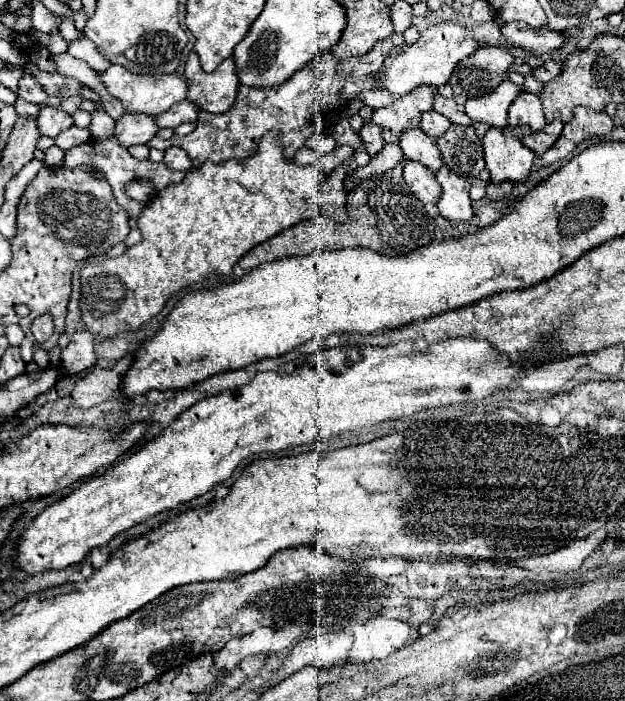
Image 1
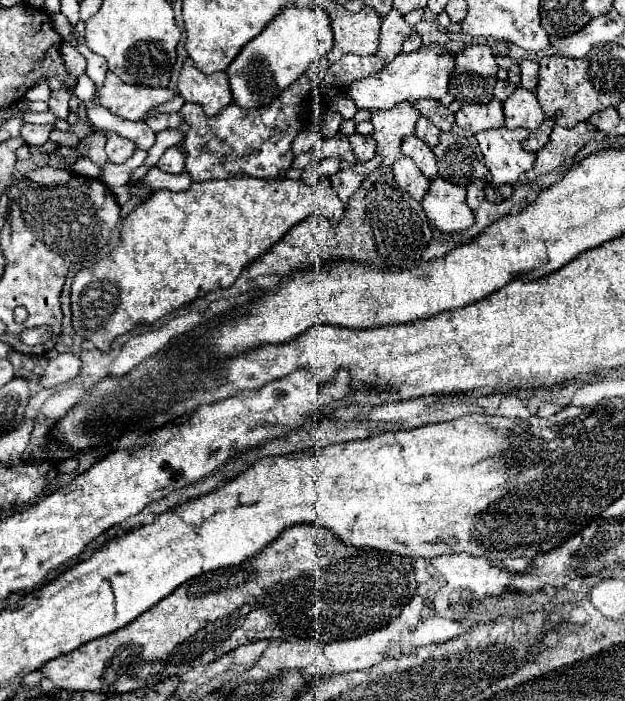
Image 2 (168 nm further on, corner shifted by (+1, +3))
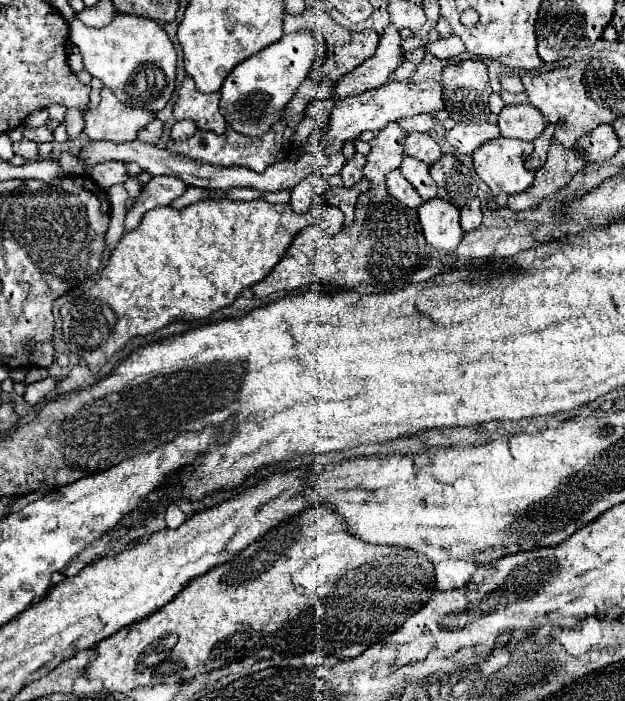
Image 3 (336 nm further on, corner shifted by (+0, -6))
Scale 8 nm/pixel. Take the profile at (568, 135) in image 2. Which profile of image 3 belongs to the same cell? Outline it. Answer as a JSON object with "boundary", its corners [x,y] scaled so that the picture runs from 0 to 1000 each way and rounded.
{"boundary":[[[885,201],[872,235],[856,250],[853,267],[837,272],[837,278],[818,278],[811,284],[811,295],[818,301],[840,301],[859,292],[869,281],[878,281],[901,270],[914,258],[914,252],[933,241],[933,235],[933,227],[926,227],[920,215]]]}

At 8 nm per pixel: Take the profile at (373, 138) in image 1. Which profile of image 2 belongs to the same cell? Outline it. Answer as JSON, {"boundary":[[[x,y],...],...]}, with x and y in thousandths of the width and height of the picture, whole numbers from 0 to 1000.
{"boundary":[[[560,191],[557,194],[557,200],[560,200],[560,205],[563,205],[563,214],[566,214],[566,220],[573,223],[573,228],[576,231],[586,231],[586,228],[592,228],[592,225],[598,225],[598,220],[602,220],[602,205],[598,205],[598,197],[589,191],[589,194],[579,194],[579,191]]]}

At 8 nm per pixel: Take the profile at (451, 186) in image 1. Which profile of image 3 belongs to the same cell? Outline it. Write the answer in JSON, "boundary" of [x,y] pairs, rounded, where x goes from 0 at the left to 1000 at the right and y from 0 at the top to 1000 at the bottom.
{"boundary":[[[690,284],[667,295],[680,344],[693,355],[728,358],[741,341],[734,321],[734,298],[709,284]]]}

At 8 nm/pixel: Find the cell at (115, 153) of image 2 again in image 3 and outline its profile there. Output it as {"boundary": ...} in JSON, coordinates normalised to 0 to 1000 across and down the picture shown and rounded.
{"boundary":[[[171,230],[171,233],[158,233],[158,235],[146,238],[142,252],[146,252],[146,255],[149,255],[162,270],[174,270],[178,264],[200,261],[200,258],[203,258],[200,233],[194,233],[194,230]]]}

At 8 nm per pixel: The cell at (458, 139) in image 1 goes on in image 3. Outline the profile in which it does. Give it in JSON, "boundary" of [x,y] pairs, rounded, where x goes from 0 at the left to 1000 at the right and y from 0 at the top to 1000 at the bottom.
{"boundary":[[[709,221],[702,233],[690,235],[686,247],[702,267],[699,281],[728,295],[744,295],[763,275],[766,252],[725,221]]]}

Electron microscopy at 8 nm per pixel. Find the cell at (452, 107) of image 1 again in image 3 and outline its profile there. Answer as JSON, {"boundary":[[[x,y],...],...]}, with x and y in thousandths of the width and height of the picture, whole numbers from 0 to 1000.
{"boundary":[[[677,161],[677,164],[667,164],[664,170],[645,170],[635,178],[645,187],[651,187],[651,193],[658,193],[658,190],[683,190],[693,181],[693,175],[696,175],[696,167]]]}

